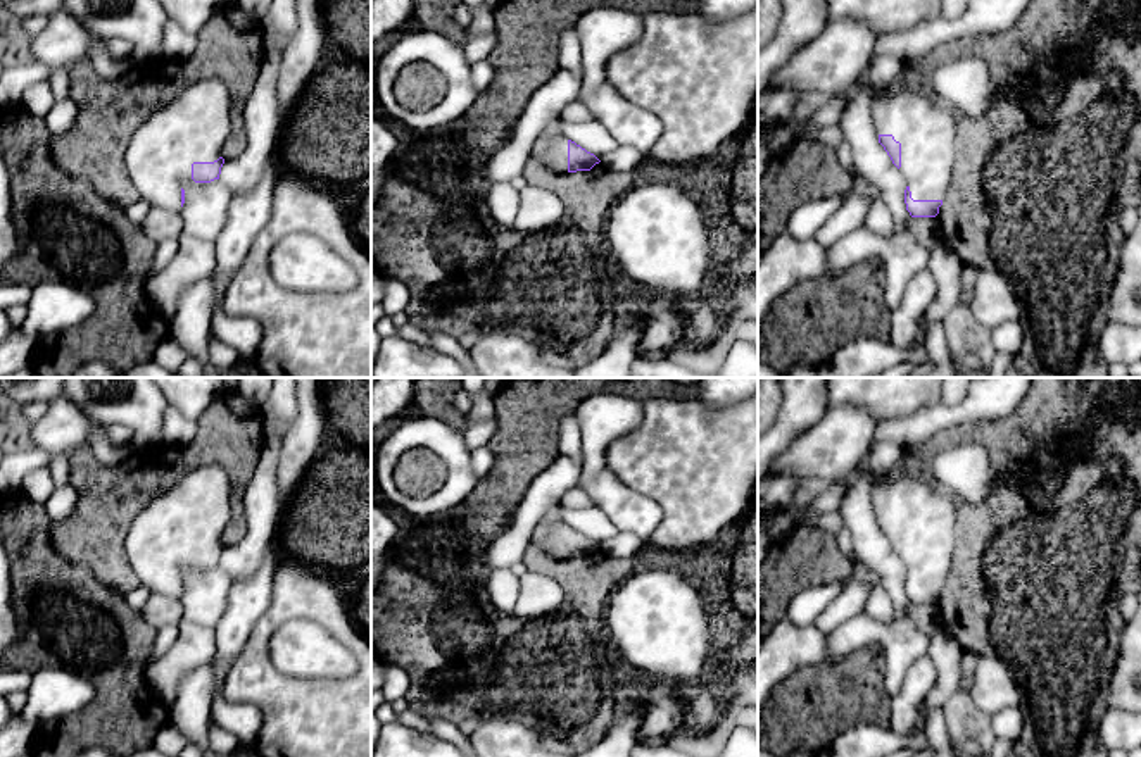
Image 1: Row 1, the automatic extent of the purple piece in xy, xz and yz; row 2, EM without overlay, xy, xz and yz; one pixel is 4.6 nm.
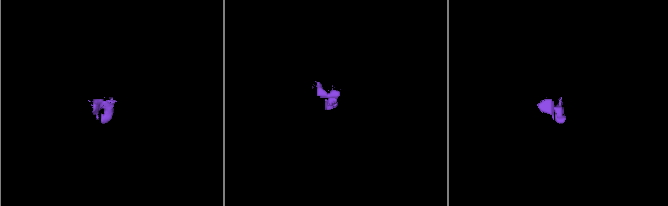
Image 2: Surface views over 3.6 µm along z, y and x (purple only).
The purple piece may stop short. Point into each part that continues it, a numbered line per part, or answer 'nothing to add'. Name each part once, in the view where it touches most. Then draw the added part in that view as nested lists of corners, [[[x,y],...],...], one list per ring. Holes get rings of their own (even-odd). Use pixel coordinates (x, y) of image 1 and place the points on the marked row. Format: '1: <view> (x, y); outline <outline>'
1: yz (926, 130); outline [[[880,81],[872,100],[872,124],[877,135],[892,135],[901,143],[899,172],[911,198],[944,200],[955,172],[956,124],[951,110],[929,91],[892,91],[887,81]]]

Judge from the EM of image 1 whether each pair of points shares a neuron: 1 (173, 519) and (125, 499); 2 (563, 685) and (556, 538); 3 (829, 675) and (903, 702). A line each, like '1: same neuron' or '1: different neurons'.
1: different neurons
2: different neurons
3: different neurons

